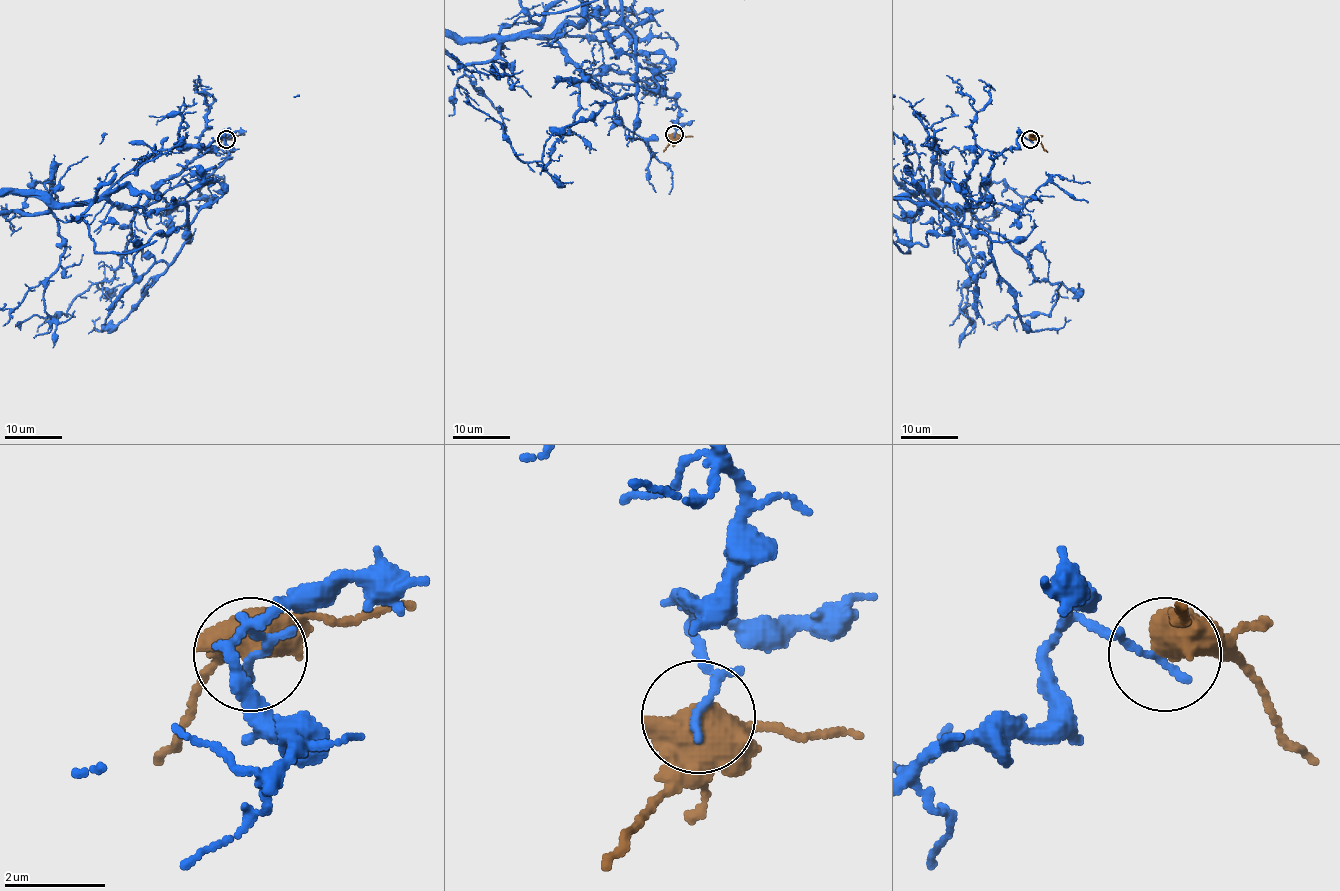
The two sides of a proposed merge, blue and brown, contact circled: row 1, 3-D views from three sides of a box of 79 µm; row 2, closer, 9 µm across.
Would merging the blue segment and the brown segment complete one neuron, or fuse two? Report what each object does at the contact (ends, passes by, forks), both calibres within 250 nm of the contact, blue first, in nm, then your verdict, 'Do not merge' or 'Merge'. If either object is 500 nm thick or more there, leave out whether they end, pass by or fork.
Thickness 110 nm (blue) against 750 nm. Do not merge

